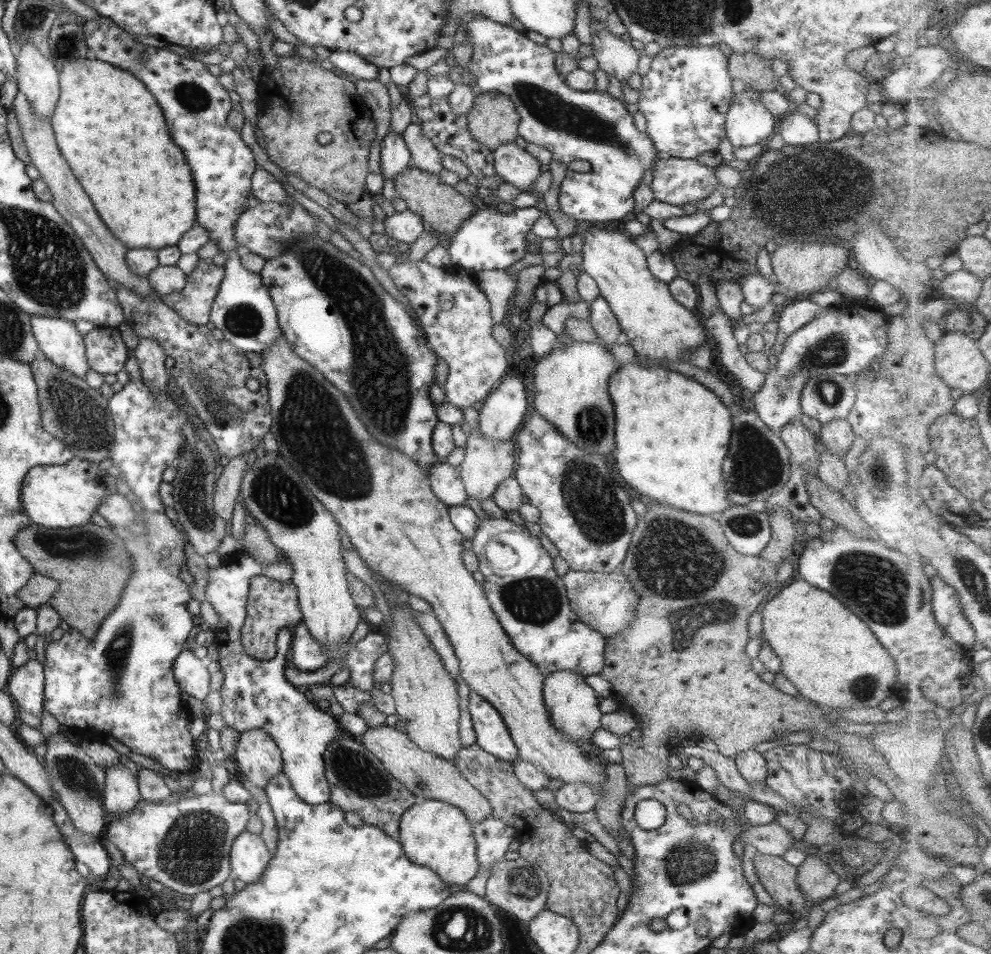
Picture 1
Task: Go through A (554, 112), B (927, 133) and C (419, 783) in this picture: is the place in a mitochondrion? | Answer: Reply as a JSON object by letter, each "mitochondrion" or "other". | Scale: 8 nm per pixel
{"A":"mitochondrion","B":"other","C":"mitochondrion"}

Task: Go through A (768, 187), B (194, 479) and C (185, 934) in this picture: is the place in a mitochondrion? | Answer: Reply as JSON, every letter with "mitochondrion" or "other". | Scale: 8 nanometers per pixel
{"A":"mitochondrion","B":"mitochondrion","C":"other"}

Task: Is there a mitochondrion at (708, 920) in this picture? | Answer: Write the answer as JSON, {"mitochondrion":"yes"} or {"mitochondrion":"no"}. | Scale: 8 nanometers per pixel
{"mitochondrion":"no"}

